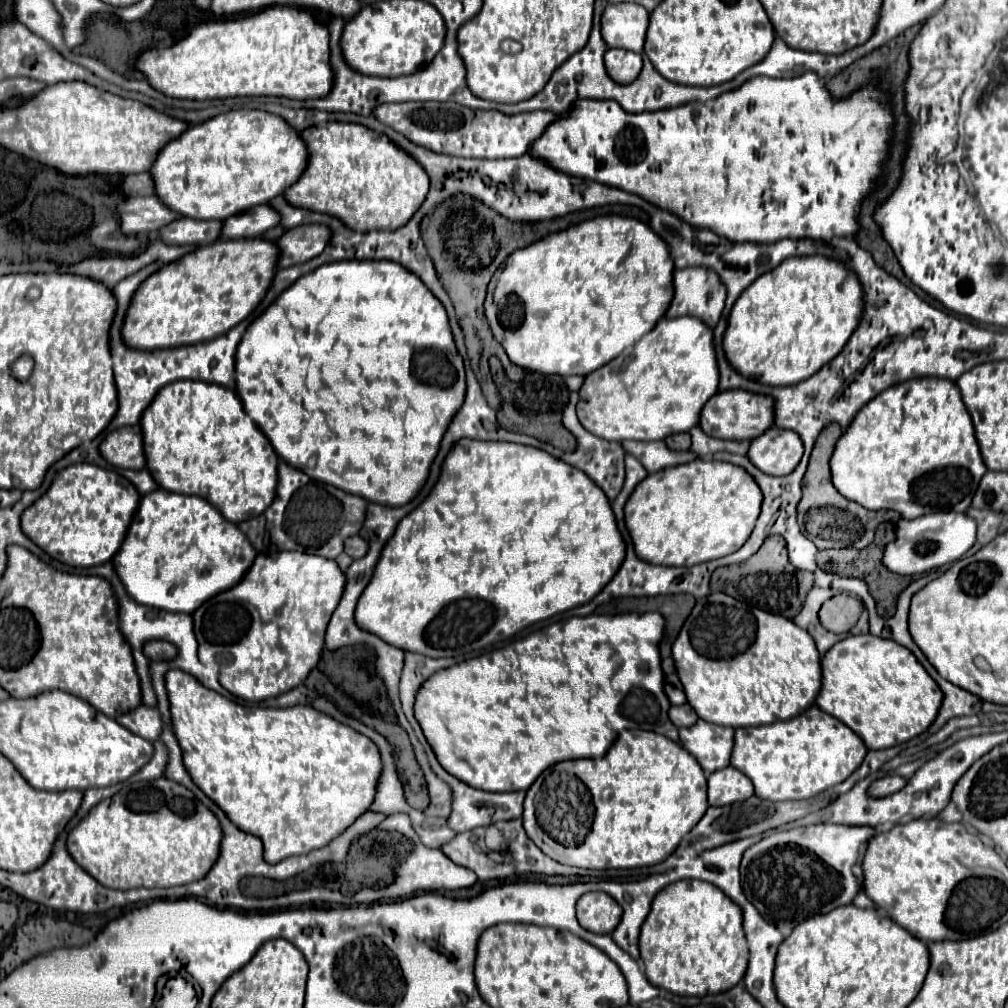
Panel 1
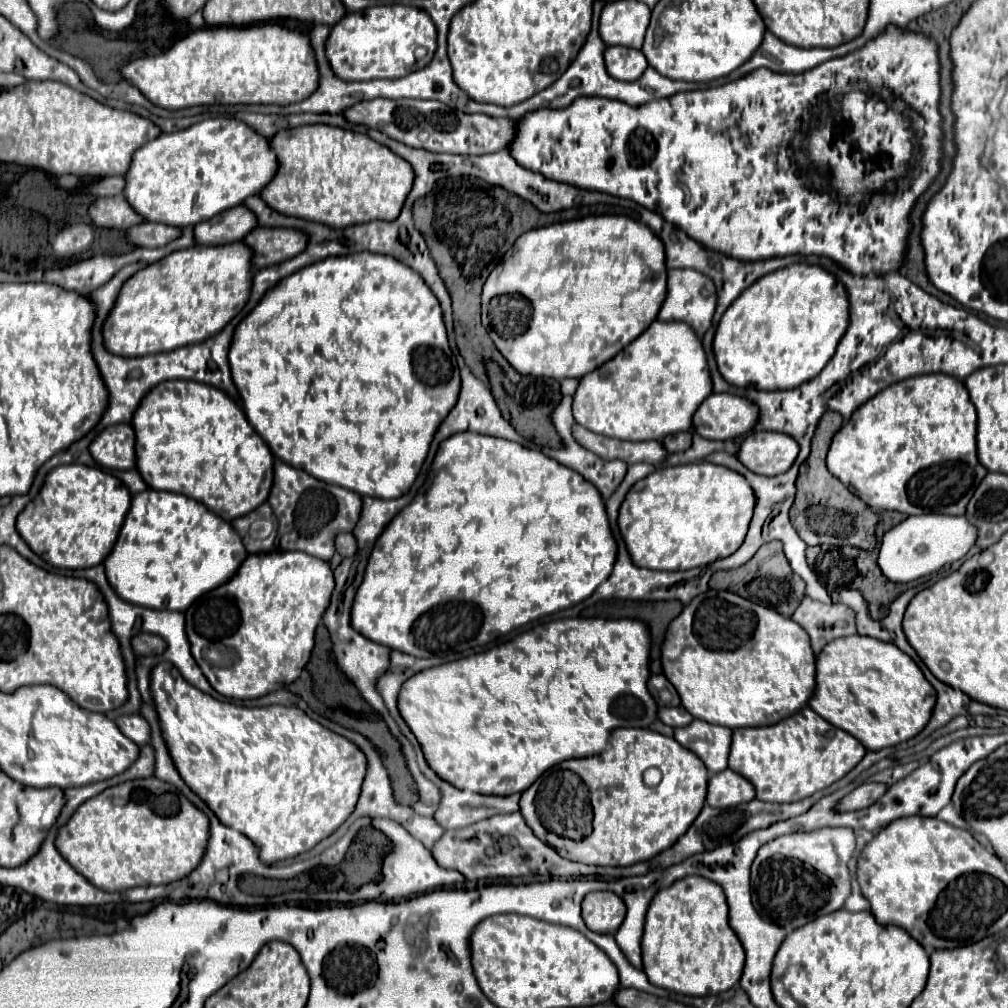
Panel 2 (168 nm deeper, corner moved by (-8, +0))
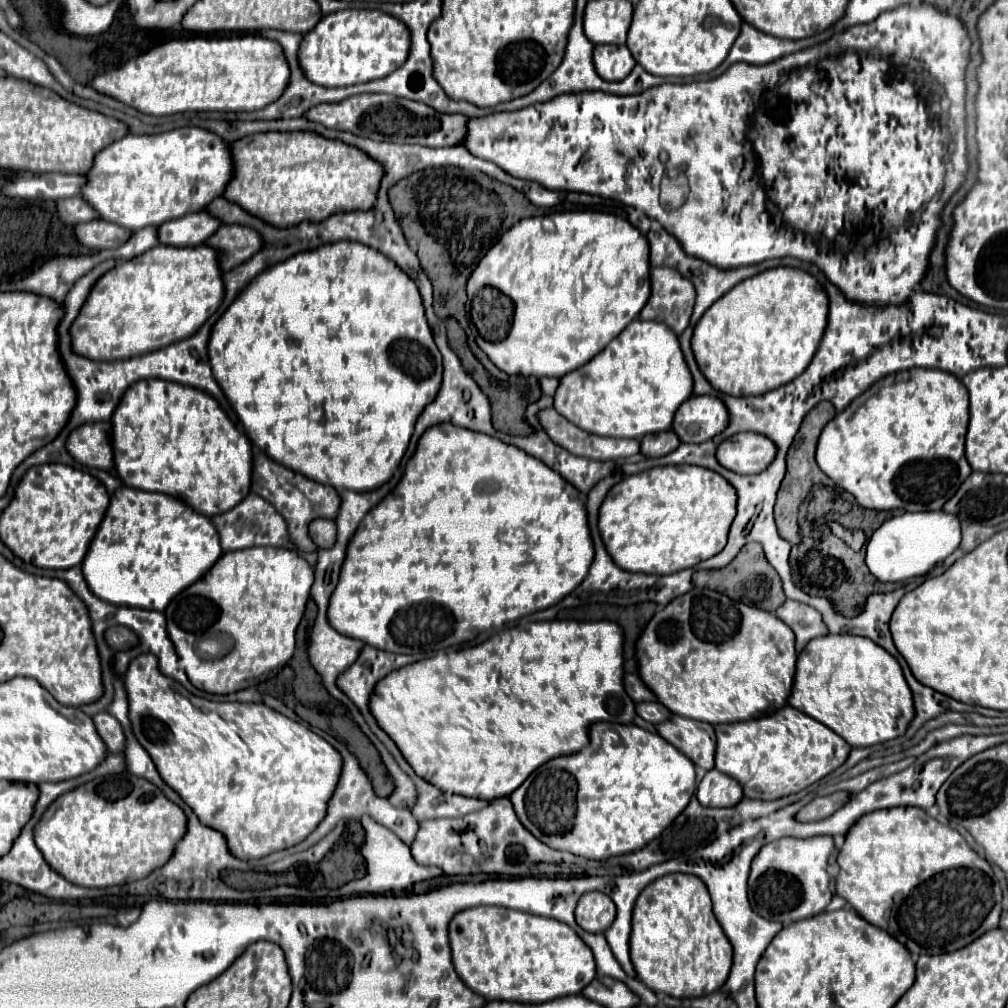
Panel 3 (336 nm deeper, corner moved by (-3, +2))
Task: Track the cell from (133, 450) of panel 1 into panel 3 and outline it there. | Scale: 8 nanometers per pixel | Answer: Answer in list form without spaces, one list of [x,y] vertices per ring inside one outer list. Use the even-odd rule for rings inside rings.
[[[88,422],[70,432],[66,440],[68,454],[88,468],[108,470],[114,466],[110,444],[110,422]]]

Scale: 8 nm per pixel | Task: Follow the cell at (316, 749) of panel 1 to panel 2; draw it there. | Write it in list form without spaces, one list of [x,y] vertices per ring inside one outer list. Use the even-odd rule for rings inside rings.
[[[161,662],[153,668],[151,672],[151,694],[155,698],[155,706],[159,712],[159,720],[161,720],[161,730],[163,736],[167,740],[171,758],[175,760],[175,766],[181,774],[181,778],[189,784],[189,788],[207,802],[207,806],[219,816],[221,822],[225,822],[227,826],[243,832],[245,836],[249,836],[251,840],[255,840],[255,846],[259,848],[259,858],[265,864],[273,864],[285,858],[293,858],[297,854],[309,852],[317,842],[325,840],[327,836],[331,836],[355,810],[355,804],[359,800],[361,794],[361,786],[367,774],[367,758],[363,754],[363,750],[359,746],[355,746],[351,740],[337,736],[333,732],[329,732],[327,728],[323,728],[319,722],[311,720],[301,708],[297,706],[261,706],[261,708],[251,708],[251,706],[239,706],[239,704],[231,704],[231,702],[221,702],[205,692],[199,692],[199,688],[187,684],[187,680],[183,680],[181,672],[169,664],[169,662]]]

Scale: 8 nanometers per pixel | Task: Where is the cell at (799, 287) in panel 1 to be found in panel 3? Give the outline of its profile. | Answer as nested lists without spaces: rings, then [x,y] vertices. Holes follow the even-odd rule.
[[[784,266],[764,270],[736,284],[698,320],[692,334],[696,364],[712,388],[730,396],[758,396],[766,390],[774,390],[774,386],[784,386],[810,364],[810,358],[818,348],[818,338],[822,338],[826,326],[826,306],[826,292],[808,272]]]

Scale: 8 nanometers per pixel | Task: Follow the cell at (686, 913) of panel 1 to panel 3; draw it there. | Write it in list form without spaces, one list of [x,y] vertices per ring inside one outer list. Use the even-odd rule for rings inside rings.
[[[666,874],[648,884],[632,912],[630,958],[636,976],[654,992],[700,998],[718,990],[732,966],[732,946],[714,918],[706,886],[692,874]]]

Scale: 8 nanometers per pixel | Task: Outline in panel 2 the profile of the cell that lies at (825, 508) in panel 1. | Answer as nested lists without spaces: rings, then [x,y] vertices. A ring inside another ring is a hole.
[[[825,412],[819,428],[815,432],[815,440],[811,446],[811,456],[807,464],[803,464],[797,480],[797,498],[791,508],[791,520],[799,536],[809,544],[829,544],[829,546],[855,546],[861,550],[873,550],[873,530],[879,522],[879,514],[871,510],[863,500],[851,494],[825,466],[825,456],[829,452],[833,436],[841,430],[843,418],[837,412]]]

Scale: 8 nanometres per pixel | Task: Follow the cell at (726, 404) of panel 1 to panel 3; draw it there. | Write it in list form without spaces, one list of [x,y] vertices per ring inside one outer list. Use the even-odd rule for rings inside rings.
[[[690,396],[674,414],[672,432],[686,444],[700,444],[726,428],[726,406],[716,396]]]

